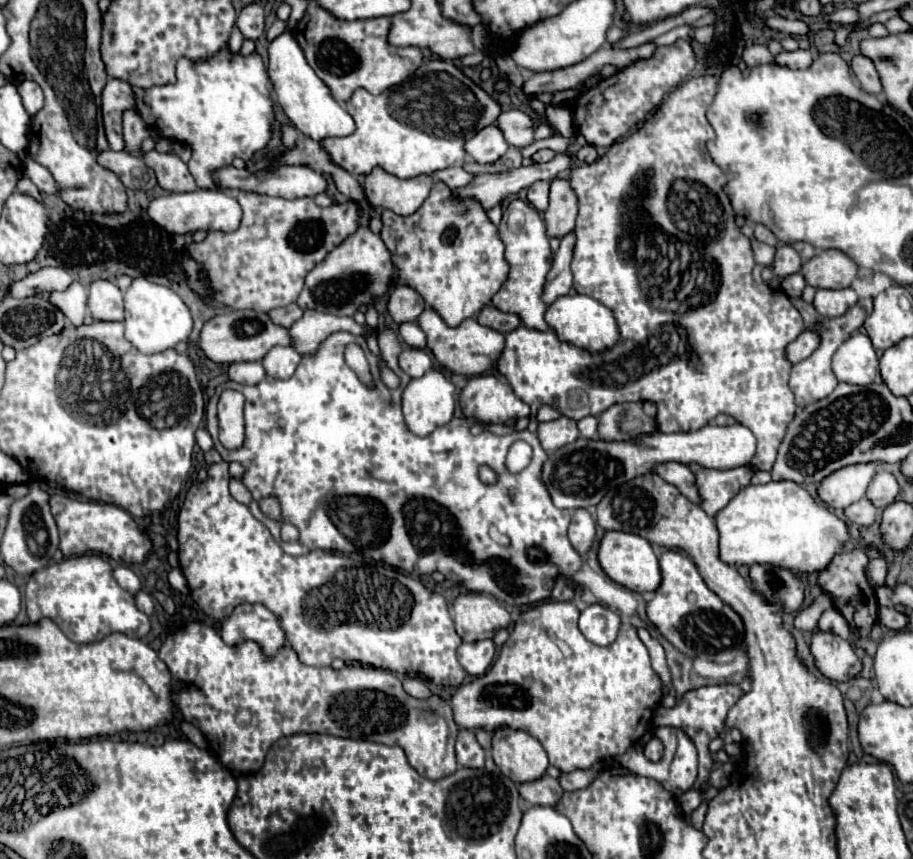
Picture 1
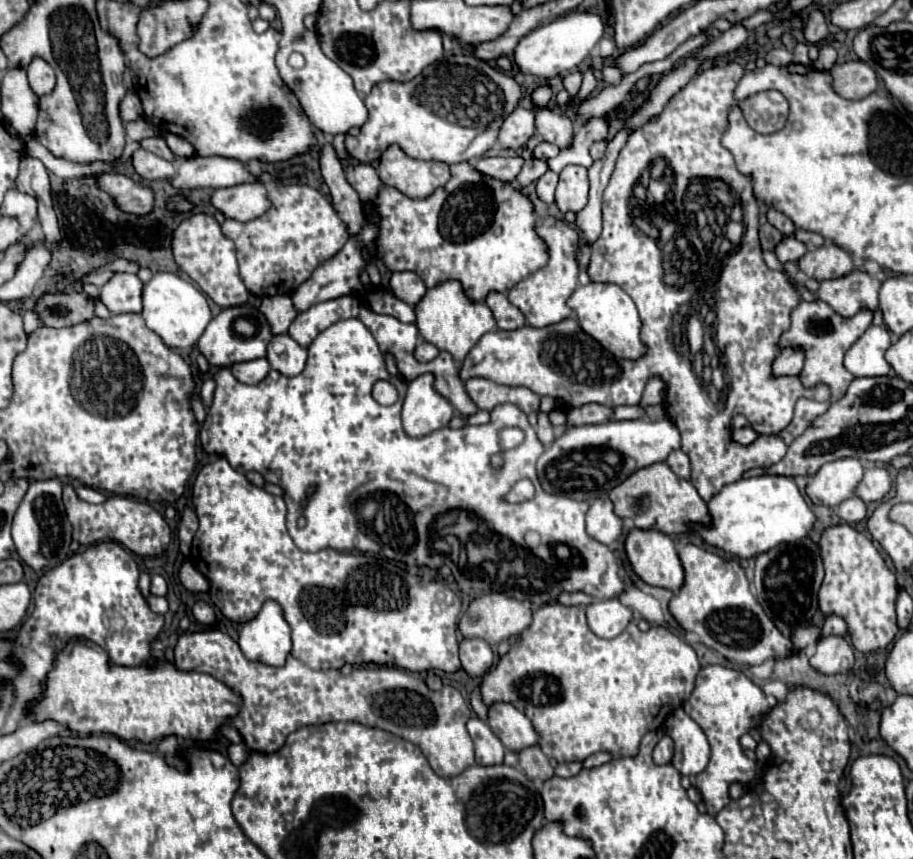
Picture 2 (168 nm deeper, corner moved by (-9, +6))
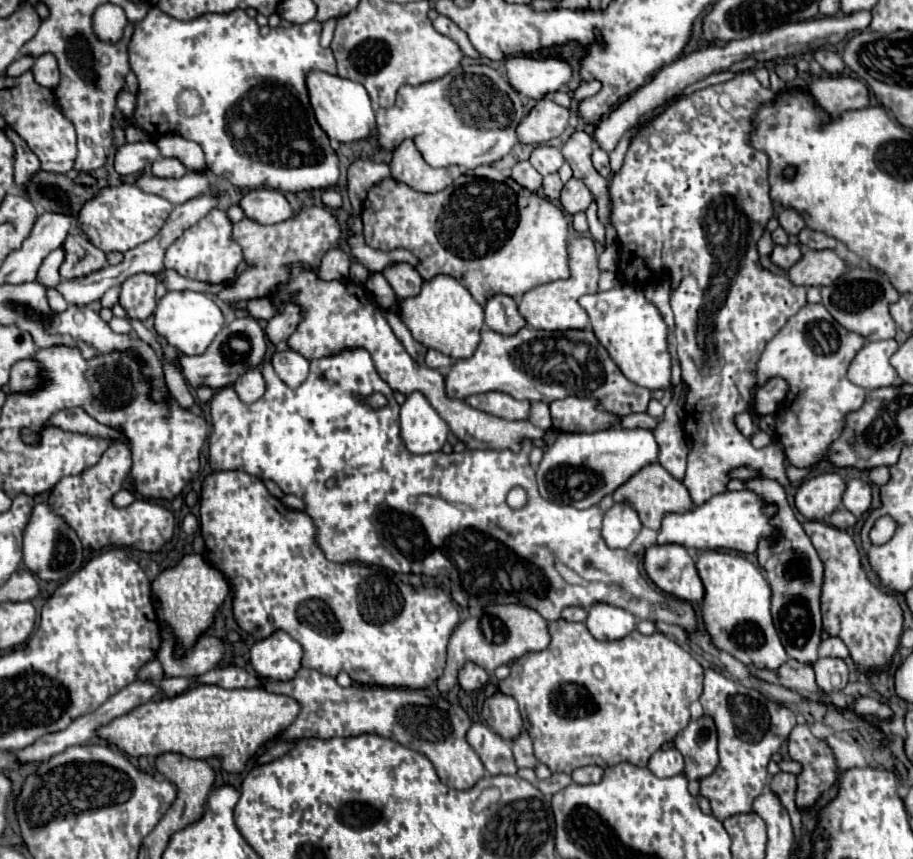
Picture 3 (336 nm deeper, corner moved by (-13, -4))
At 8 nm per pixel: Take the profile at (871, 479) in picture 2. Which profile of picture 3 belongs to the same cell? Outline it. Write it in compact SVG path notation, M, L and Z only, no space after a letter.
M850 479L846 483L844 507L856 517L862 517L872 507L872 487L862 479Z

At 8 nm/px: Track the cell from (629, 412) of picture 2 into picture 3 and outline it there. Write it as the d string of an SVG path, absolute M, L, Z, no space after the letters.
M680 383L674 389L672 401L666 407L664 417L660 423L652 429L656 441L662 445L662 453L658 457L658 463L676 479L684 479L686 471L686 455L690 449L690 441L686 439L682 425L680 425L680 415L682 415L682 405L684 403L684 385Z

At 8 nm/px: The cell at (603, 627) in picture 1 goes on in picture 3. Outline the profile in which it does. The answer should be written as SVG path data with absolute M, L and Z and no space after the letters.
M598 603L590 609L586 625L598 641L616 641L636 629L636 617L626 609Z

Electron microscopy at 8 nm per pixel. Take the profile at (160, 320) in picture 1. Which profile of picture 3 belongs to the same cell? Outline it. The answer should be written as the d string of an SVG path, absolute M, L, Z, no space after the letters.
M168 291L156 305L154 329L168 345L174 345L184 355L202 355L216 333L222 329L224 317L218 305L198 291Z

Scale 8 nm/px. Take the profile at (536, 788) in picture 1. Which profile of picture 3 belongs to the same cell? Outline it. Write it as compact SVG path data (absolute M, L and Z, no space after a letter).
M526 731L512 741L512 751L514 751L514 759L516 759L516 765L518 767L534 769L538 765L538 759L534 757L532 741L530 741L530 737L528 737Z

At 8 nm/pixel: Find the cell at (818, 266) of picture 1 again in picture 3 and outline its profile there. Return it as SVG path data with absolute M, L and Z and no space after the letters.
M808 249L802 259L788 269L788 279L794 285L804 287L824 287L832 285L840 275L844 275L846 263L832 249L812 251Z

